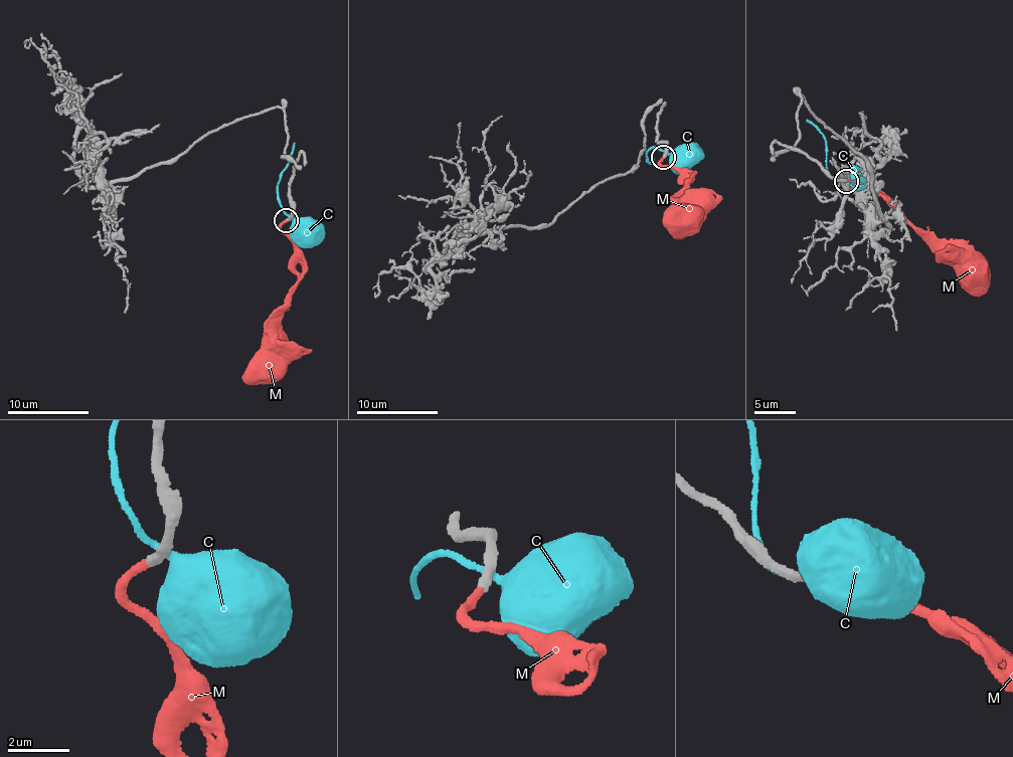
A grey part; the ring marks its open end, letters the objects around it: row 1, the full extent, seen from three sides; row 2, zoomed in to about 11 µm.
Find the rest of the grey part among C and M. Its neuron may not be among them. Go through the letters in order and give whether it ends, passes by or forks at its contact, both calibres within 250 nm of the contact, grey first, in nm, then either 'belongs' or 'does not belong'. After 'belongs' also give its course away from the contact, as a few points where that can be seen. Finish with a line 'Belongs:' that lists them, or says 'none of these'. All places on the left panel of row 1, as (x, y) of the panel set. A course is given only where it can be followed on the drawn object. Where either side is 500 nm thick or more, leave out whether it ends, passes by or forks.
C: it passes by; 400 nm thick on the grey side, 360 nm on the other; does not belong
M: it ends there; 320 nm thick on the grey side, 260 nm on the other; belongs; it runs (287, 219), (281, 228), (302, 266), (300, 279), (266, 331), (258, 357), (264, 370)
Belongs: M

